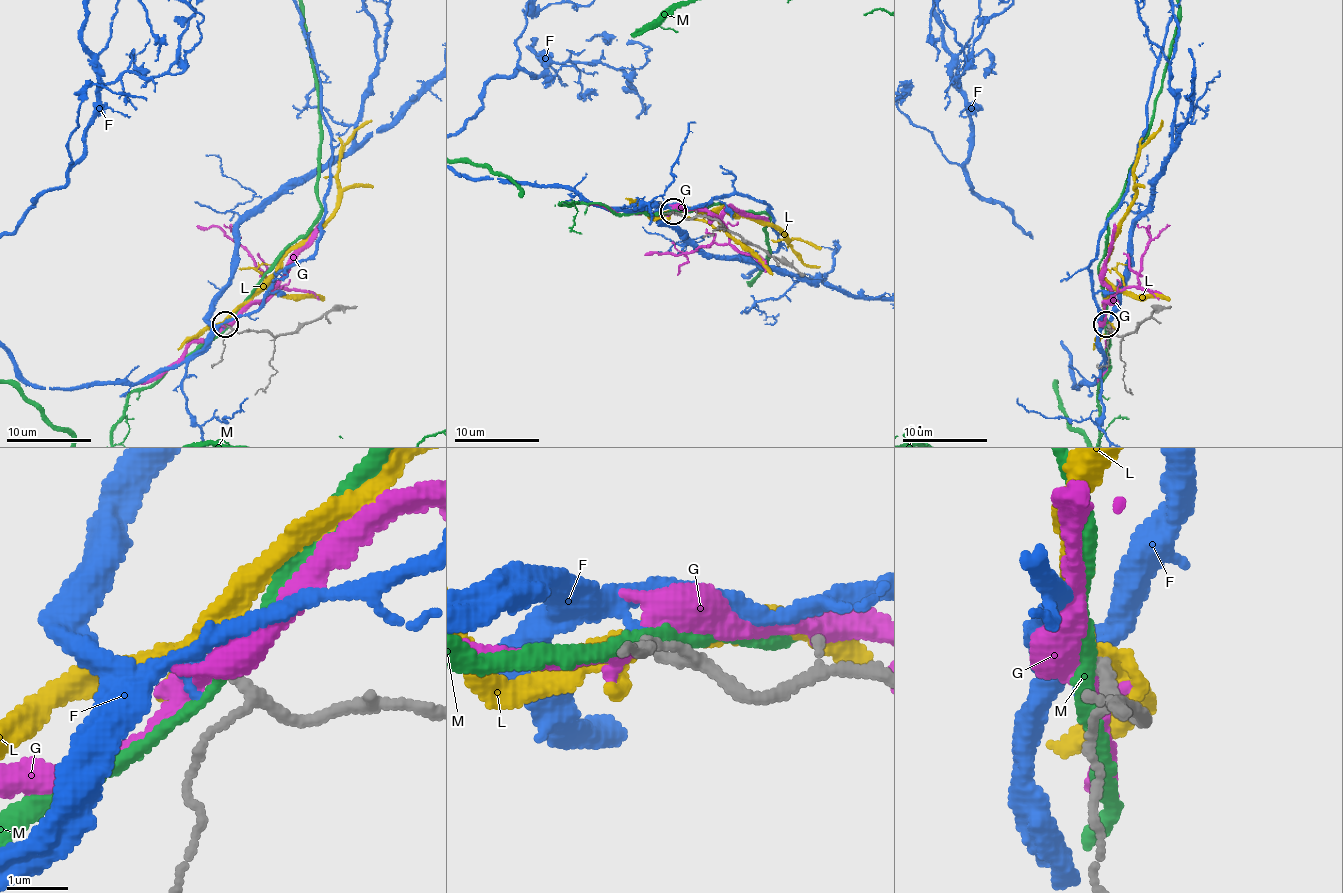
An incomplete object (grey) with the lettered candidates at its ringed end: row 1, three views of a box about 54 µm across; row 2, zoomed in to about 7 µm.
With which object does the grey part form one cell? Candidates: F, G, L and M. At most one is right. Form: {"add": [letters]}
{"add": ["F"]}

